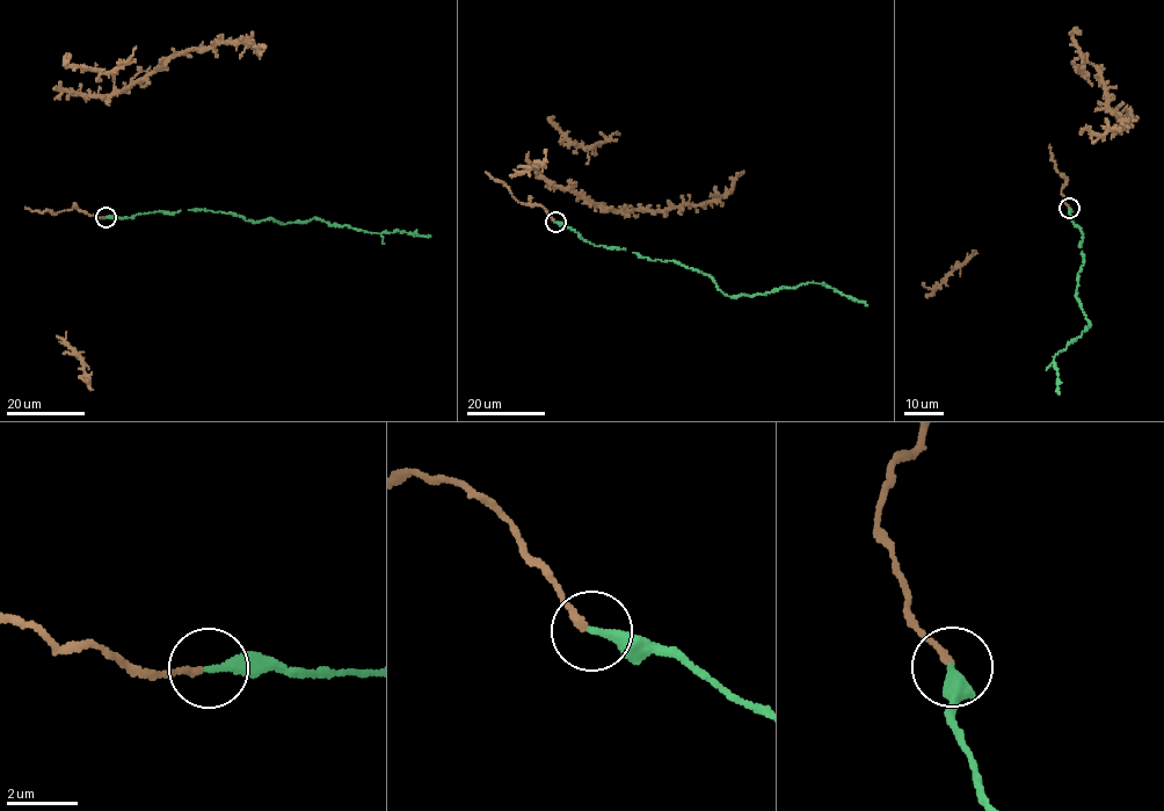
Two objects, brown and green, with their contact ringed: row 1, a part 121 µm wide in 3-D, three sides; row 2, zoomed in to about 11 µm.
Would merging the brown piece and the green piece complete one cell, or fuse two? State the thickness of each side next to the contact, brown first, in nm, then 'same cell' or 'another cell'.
190/300 nm | same cell

